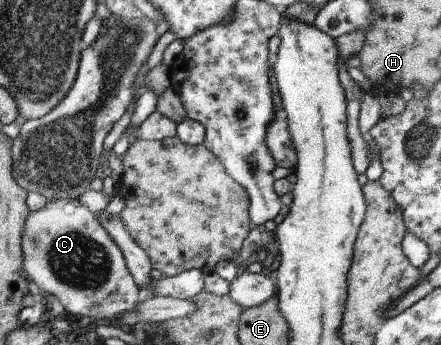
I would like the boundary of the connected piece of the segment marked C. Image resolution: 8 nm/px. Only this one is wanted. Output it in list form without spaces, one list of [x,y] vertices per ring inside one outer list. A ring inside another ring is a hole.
[[[54,199],[49,203],[47,202],[44,205],[44,208],[29,212],[25,220],[25,225],[23,226],[20,240],[21,253],[23,254],[23,269],[26,271],[27,278],[30,282],[36,284],[40,291],[46,292],[46,294],[50,294],[50,296],[57,298],[58,302],[62,304],[68,315],[90,316],[90,318],[96,318],[96,320],[116,320],[122,313],[132,310],[138,304],[141,298],[140,290],[136,286],[129,270],[126,268],[123,254],[120,252],[118,246],[116,246],[116,243],[108,236],[108,233],[103,230],[102,225],[97,221],[94,214],[88,211],[88,208],[84,207],[78,199]]]

